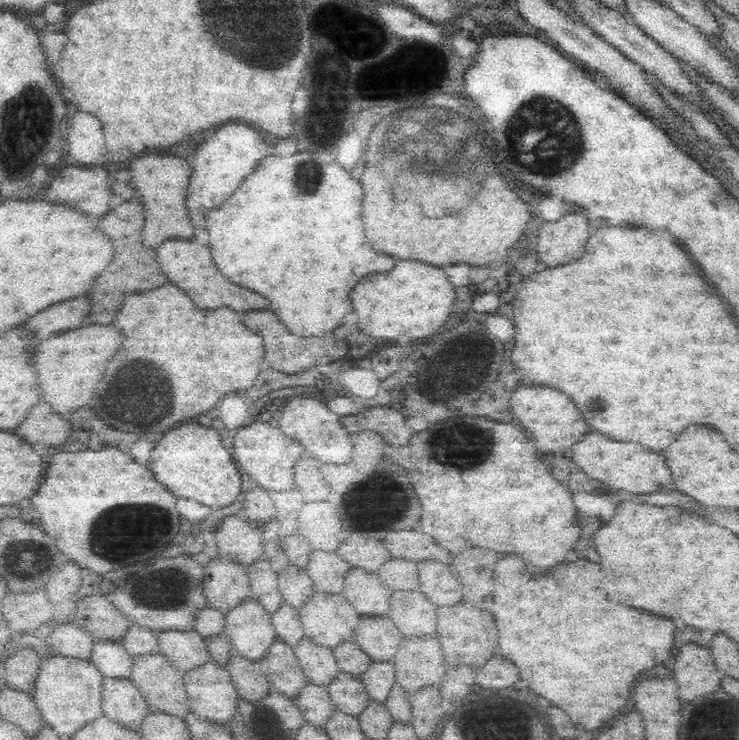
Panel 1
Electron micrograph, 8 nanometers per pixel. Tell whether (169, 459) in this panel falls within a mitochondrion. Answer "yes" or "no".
no

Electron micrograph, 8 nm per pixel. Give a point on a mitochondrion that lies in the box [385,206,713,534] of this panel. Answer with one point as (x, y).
(446, 440)

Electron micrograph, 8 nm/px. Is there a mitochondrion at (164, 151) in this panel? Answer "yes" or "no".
no

